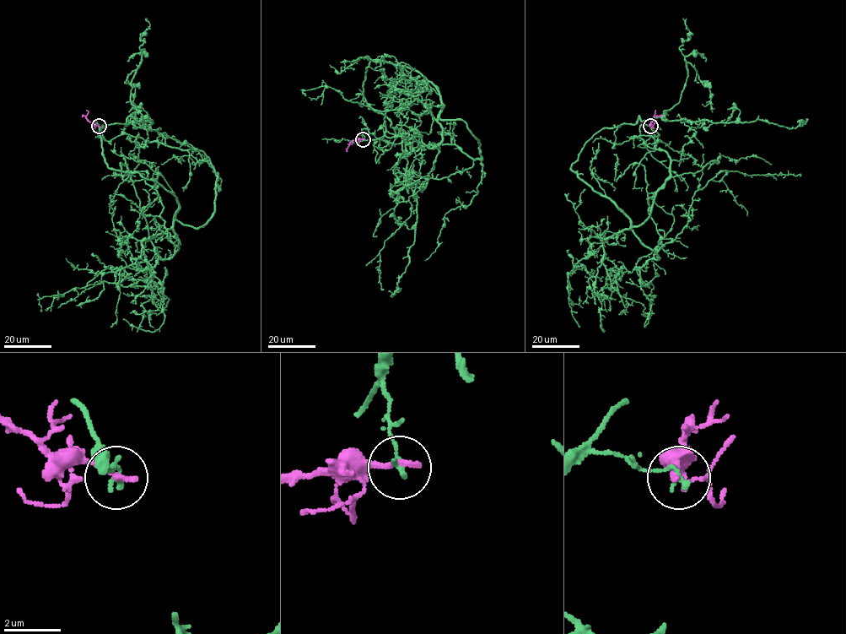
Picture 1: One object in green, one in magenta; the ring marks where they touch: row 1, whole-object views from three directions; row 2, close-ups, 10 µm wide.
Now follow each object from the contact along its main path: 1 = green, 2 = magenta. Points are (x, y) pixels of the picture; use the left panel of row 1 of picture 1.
1: (99, 126), (201, 150), (217, 181), (202, 225), (106, 164), (99, 128), (153, 122), (127, 118)
2: (99, 126), (82, 115)

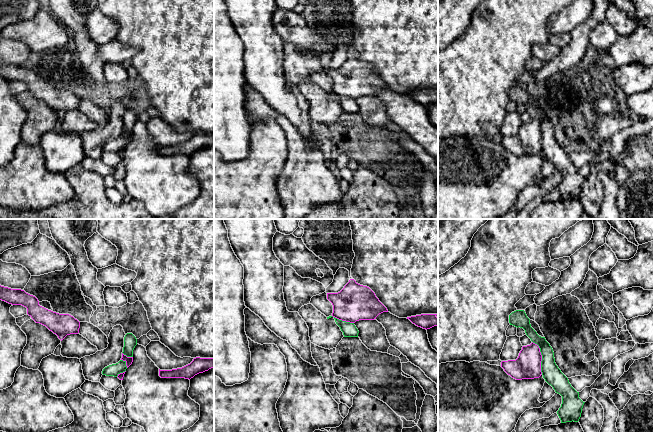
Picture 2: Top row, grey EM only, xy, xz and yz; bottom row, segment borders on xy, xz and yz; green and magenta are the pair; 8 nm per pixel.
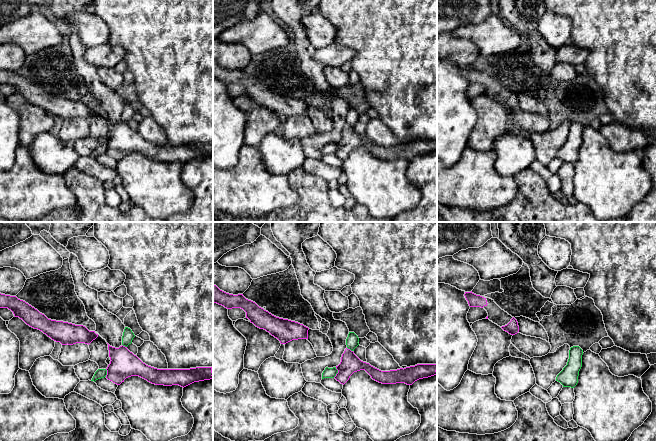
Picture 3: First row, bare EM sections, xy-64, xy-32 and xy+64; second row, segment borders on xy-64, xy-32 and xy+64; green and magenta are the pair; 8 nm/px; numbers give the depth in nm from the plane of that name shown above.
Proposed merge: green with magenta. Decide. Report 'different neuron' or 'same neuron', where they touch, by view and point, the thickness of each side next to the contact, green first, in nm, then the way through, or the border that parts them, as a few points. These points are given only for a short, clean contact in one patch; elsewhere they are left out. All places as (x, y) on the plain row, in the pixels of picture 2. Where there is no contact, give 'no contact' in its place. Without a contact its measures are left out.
different neuron | yz (542, 133) | 150/200 nm | along yz (532, 117), (539, 124), (542, 149)

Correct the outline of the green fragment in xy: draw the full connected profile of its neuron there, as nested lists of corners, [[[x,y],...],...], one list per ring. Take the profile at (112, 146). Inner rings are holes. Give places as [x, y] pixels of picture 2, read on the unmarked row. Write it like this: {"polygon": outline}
{"polygon": [[[120,136],[116,140],[105,143],[102,147],[103,151],[117,153],[120,149],[125,148],[127,145],[126,137]]]}

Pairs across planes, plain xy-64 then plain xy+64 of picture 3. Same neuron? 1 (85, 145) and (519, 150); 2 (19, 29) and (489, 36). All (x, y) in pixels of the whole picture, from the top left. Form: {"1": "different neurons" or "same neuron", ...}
{"1": "different neurons", "2": "same neuron"}

